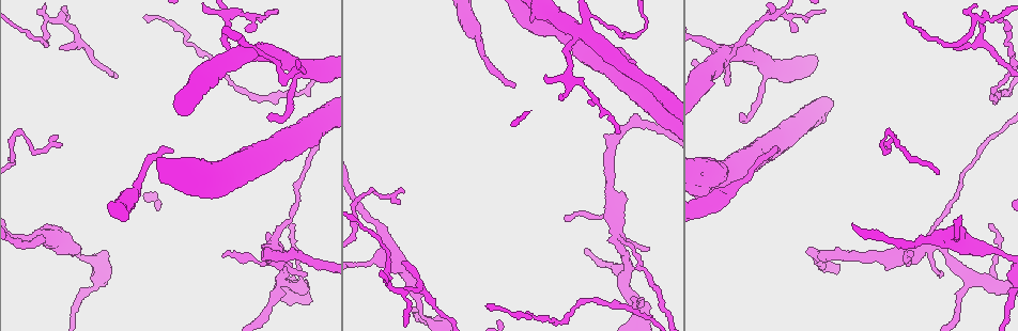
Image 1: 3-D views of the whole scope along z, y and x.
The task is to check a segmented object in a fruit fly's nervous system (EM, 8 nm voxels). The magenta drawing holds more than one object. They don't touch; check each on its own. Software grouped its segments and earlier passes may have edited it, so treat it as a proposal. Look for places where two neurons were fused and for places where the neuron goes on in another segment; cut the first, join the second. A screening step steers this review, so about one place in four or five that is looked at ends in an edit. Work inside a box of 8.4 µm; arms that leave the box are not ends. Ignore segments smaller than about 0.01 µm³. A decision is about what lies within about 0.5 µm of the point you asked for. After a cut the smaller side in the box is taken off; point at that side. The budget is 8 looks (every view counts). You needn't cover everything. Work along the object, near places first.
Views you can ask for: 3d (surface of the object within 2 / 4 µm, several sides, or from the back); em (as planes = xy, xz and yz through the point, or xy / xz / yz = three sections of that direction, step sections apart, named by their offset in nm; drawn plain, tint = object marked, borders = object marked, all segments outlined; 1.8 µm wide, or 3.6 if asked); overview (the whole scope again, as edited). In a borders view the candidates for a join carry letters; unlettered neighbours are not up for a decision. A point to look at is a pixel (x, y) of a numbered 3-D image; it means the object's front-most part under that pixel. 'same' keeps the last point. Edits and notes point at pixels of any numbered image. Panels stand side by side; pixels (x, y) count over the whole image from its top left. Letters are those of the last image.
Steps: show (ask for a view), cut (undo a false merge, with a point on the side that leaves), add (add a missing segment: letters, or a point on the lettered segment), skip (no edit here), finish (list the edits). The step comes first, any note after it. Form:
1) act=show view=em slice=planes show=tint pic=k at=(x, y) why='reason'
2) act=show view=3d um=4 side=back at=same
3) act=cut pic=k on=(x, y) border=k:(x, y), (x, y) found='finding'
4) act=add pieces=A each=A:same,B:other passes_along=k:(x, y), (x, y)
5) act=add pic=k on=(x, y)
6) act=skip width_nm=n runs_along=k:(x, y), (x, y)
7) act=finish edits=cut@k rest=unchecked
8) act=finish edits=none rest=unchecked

act=show view=em slice=xy step=4 show=borders pic=1 at=(617, 242) why='three-way junction'

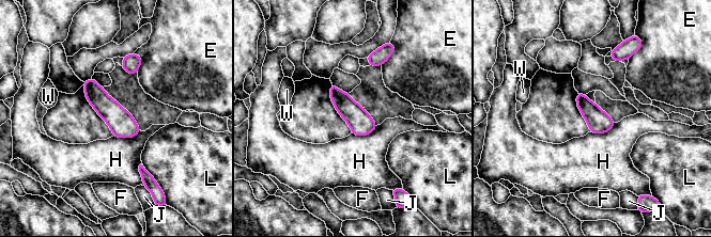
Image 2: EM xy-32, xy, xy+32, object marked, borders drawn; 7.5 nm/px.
act=skip longest_contact=H:220nm each=E:other,F:other,H:other,J:other,L:other,W:other found='continuous, no second neuron'

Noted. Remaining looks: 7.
act=show view=em slice=planes show=borders pic=1 at=(241, 55) why='looks like a crossing'

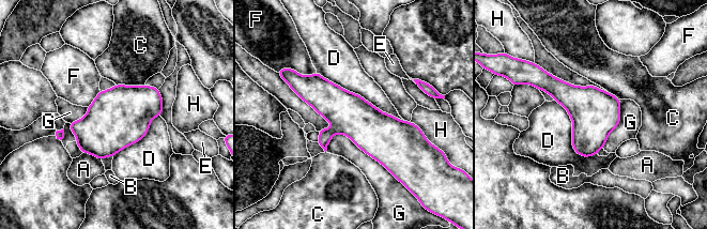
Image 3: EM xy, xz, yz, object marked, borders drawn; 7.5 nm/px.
act=skip each=A:other,B:other,C:other,D:other,E:other,F:other,G:other,H:other border=3:(317, 71), (403, 120) found='one neuron here'

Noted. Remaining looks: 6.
act=show view=em slice=yz step=4 show=tint pic=1 at=(958, 43) why='sharp bend'

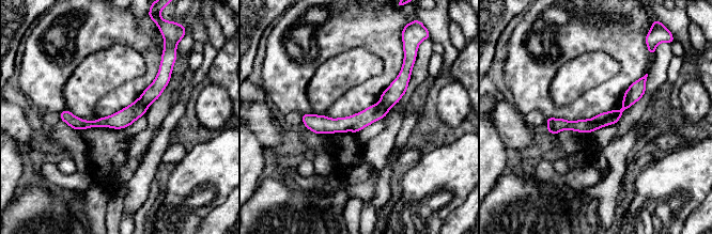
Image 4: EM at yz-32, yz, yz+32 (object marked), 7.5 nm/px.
act=show view=em slice=planes show=borders at=same

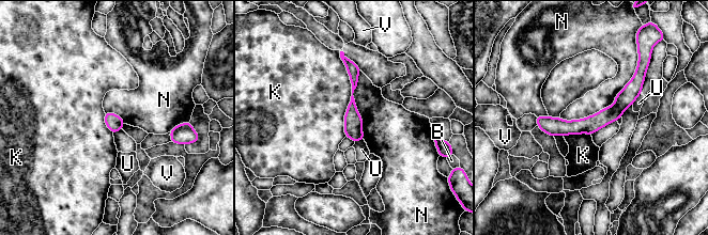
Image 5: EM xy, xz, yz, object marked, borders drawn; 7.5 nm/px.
act=cut pic=5 on=(588, 125) longest_contact=N:750nm each=B:other,K:other,N:other,U:other,V:other part_leaving=5:(618, 114), (584, 126), (539, 123) found='two neurons meet here'

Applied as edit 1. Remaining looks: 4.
act=finish edits=cut@5 rest=unchecked

